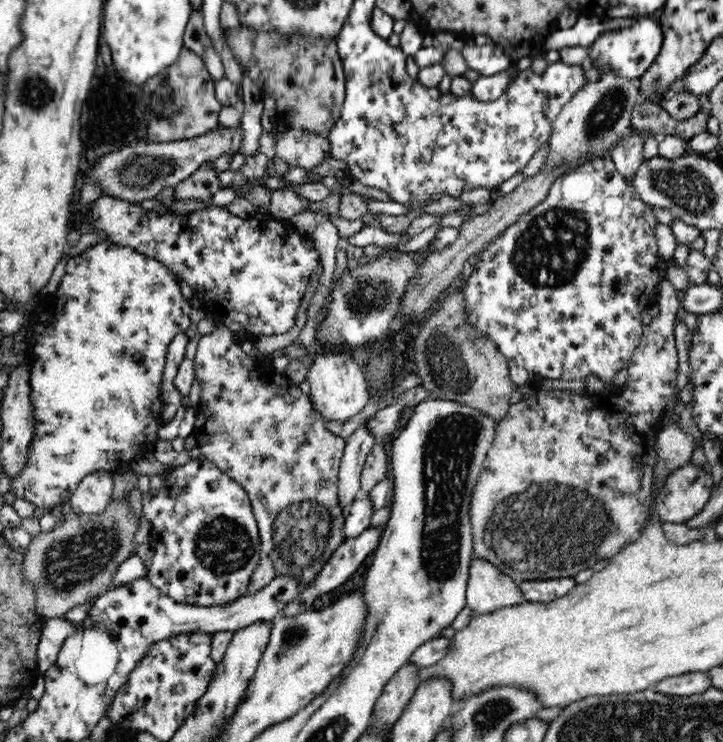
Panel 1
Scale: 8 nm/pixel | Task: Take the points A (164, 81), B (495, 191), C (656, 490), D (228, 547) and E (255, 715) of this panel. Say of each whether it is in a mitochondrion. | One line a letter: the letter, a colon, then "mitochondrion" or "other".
A: other
B: other
C: other
D: mitochondrion
E: other

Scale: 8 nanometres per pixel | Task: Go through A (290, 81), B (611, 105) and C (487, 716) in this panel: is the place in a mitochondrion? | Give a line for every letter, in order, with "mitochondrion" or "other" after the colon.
A: other
B: mitochondrion
C: mitochondrion

